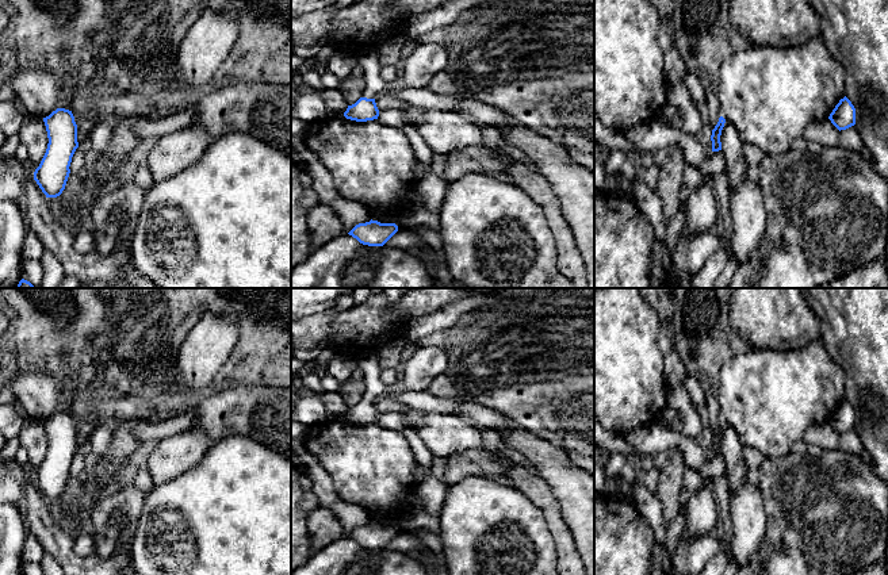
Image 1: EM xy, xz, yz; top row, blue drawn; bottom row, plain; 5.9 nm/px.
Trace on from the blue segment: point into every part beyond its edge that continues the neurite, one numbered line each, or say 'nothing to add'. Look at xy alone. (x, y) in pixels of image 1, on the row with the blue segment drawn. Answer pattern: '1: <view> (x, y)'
nothing to add

